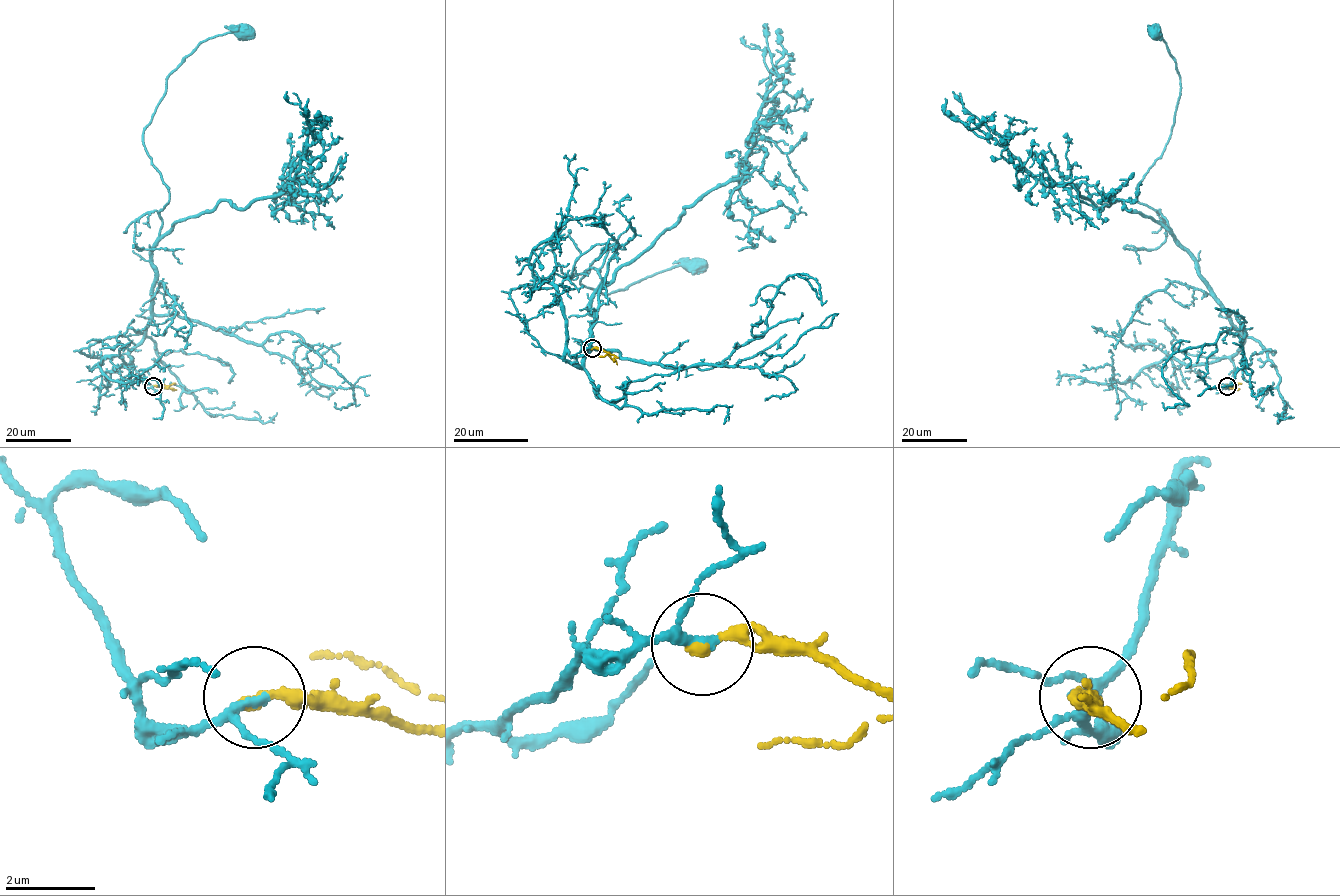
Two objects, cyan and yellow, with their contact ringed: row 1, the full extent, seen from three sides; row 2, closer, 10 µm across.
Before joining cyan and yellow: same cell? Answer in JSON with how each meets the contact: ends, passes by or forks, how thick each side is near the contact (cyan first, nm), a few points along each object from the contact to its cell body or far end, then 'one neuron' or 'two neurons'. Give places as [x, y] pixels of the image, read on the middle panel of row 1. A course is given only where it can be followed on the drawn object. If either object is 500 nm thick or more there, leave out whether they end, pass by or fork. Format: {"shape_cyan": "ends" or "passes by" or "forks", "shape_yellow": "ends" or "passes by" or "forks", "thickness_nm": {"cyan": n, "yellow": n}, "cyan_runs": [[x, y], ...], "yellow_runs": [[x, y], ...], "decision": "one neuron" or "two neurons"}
{"shape_cyan": "passes by", "shape_yellow": "ends", "thickness_nm": {"cyan": 160, "yellow": 320}, "cyan_runs": [[592, 348], [565, 359], [578, 367], [588, 353], [590, 299], [607, 245], [581, 279], [606, 295], [696, 266]], "yellow_runs": [[592, 348], [606, 351], [617, 364]], "decision": "one neuron"}

